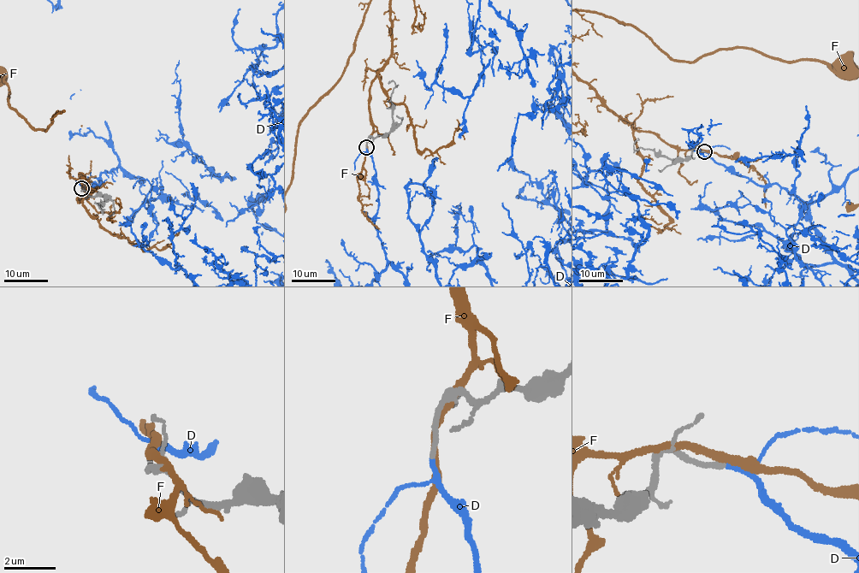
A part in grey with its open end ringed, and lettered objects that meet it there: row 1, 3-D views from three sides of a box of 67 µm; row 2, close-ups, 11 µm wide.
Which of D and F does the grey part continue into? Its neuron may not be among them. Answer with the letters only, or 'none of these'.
D

